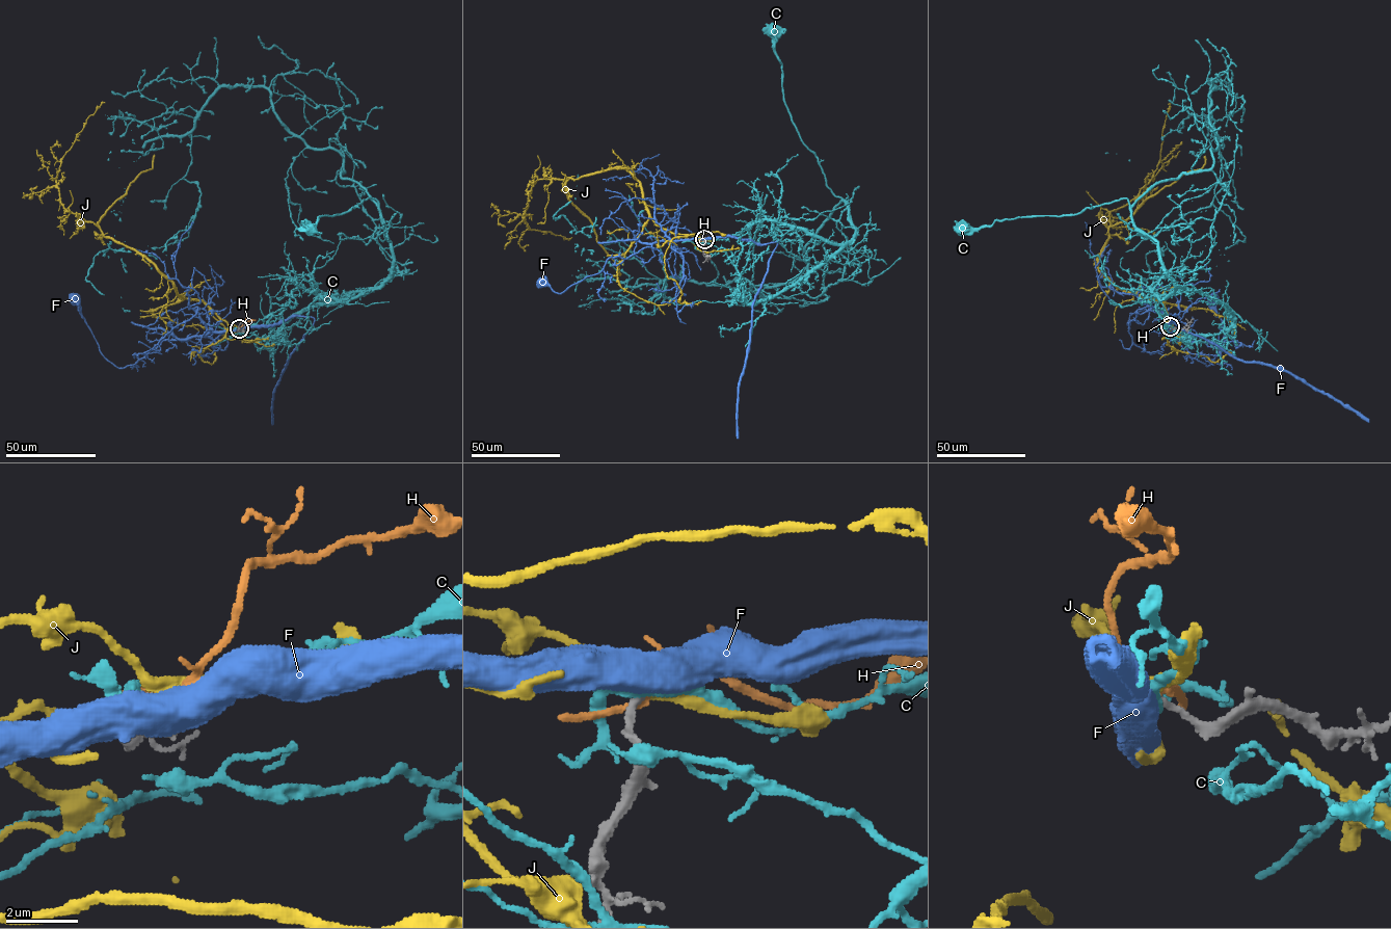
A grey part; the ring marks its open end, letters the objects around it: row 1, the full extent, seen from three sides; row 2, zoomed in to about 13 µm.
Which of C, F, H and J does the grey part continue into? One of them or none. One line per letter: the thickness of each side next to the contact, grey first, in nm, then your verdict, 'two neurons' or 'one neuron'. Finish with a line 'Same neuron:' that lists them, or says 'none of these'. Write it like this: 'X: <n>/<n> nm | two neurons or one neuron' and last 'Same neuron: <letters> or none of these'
C: 200/160 nm | two neurons
F: 190/650 nm | two neurons
H: 200/240 nm | two neurons
J: 190/340 nm | two neurons
Same neuron: none of these

